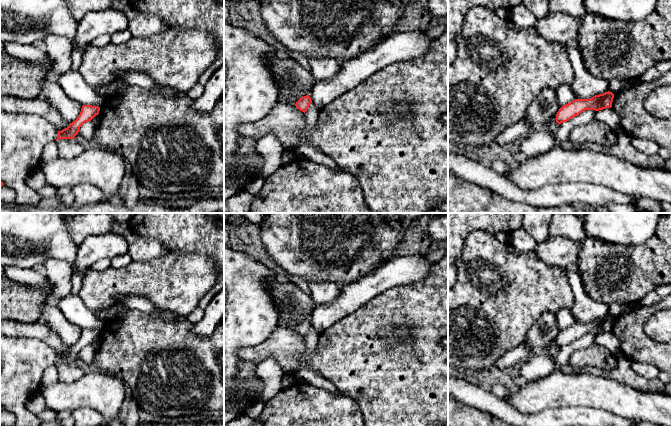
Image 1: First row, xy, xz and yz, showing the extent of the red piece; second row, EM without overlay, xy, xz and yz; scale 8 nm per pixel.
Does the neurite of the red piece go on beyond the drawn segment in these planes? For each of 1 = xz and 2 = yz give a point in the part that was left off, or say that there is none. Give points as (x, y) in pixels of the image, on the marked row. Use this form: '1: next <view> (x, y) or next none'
1: next none
2: next none

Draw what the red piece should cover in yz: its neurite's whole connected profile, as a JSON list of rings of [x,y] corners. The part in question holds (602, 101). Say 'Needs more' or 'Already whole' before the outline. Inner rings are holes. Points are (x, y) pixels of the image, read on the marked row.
Already whole. [[[610,91],[595,95],[589,99],[575,99],[562,106],[556,114],[556,122],[560,125],[573,117],[579,115],[585,110],[603,110],[612,107],[614,94]]]

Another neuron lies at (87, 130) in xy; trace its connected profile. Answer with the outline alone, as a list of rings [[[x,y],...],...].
[[[92,121],[85,122],[80,127],[78,133],[82,135],[86,140],[92,142],[94,141],[95,125],[92,123]]]

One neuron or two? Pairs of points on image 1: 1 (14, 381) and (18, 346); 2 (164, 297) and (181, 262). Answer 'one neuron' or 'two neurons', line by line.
1: one neuron
2: one neuron

